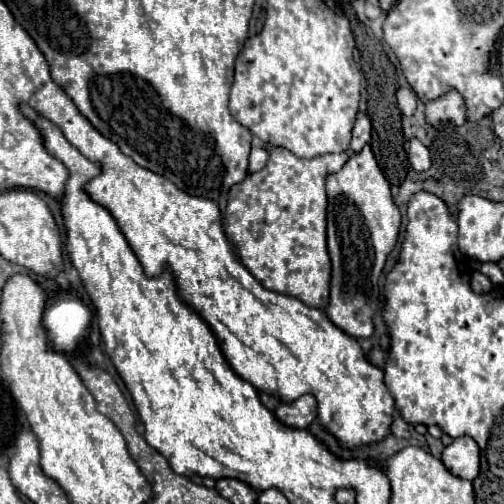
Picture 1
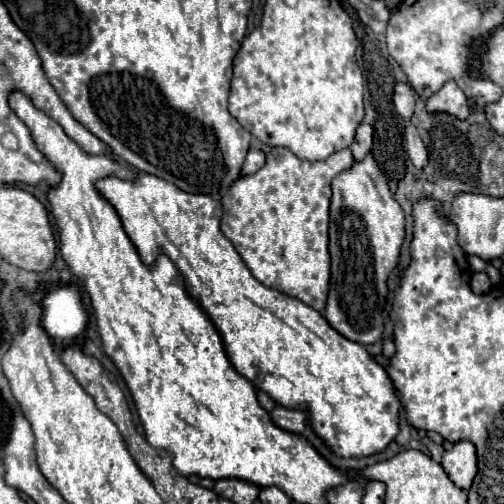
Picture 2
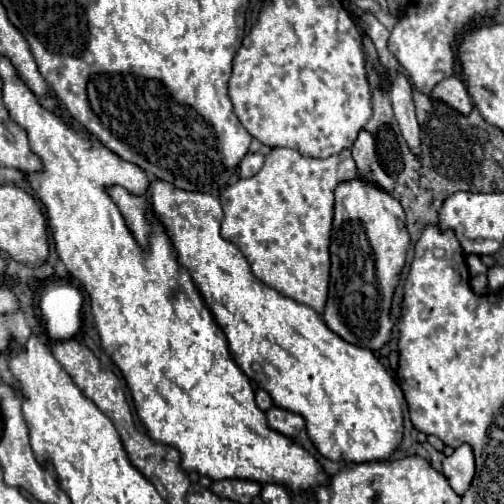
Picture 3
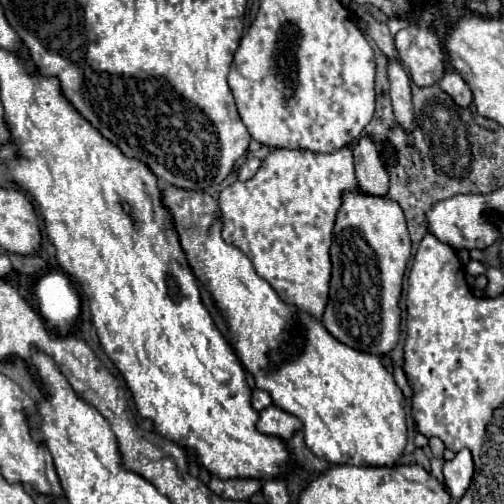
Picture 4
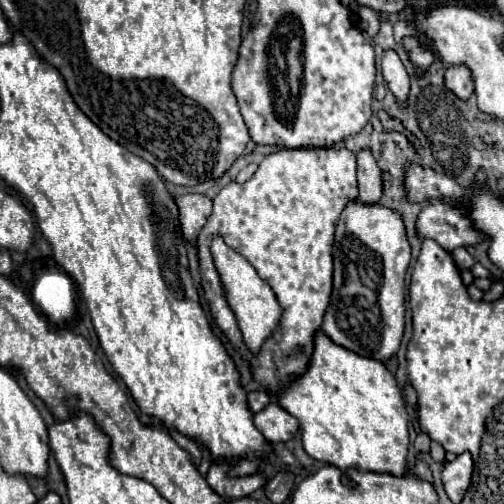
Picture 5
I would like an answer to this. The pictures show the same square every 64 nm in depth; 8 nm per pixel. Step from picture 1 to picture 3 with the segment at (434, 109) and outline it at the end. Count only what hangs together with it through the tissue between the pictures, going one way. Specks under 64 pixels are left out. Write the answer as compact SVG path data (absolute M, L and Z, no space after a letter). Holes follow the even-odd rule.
M448 76L440 80L434 86L432 96L440 96L440 100L444 100L446 104L452 104L452 108L456 108L458 112L468 114L472 110L472 100L466 90L466 84L458 76Z

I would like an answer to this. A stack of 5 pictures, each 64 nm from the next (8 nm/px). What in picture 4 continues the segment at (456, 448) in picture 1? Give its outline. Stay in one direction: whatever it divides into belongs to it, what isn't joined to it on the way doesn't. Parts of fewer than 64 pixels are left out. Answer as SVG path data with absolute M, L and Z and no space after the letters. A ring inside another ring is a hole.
M468 448L460 450L454 456L454 460L444 462L444 482L446 482L446 488L448 488L450 496L456 502L468 490L472 474L474 474L474 464L472 464L472 454L468 452Z

